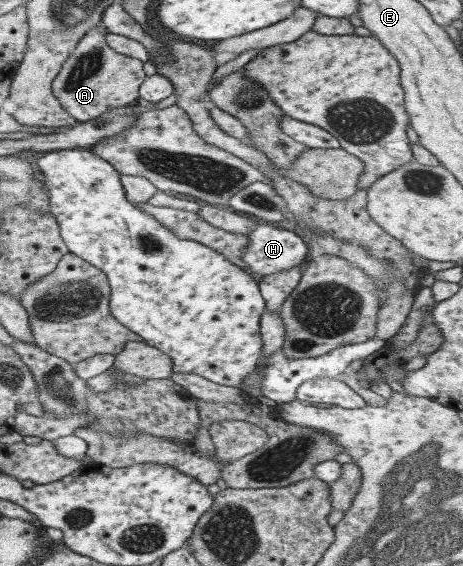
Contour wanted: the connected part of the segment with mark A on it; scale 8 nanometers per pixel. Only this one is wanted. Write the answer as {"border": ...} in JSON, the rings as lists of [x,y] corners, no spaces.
{"border":[[[101,24],[86,31],[51,81],[52,95],[76,122],[85,122],[110,108],[132,106],[139,98],[139,87],[145,78],[142,62],[106,46],[106,34]]]}

